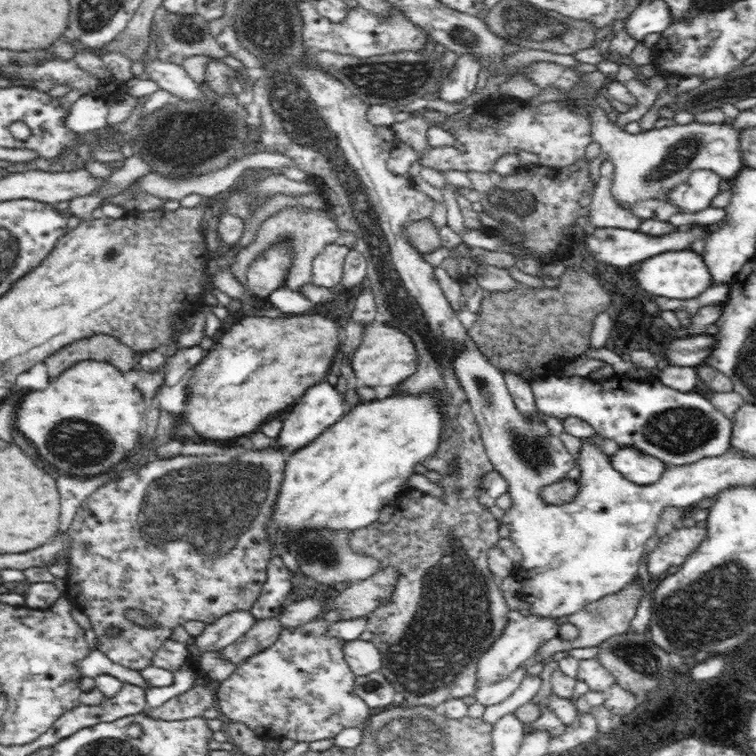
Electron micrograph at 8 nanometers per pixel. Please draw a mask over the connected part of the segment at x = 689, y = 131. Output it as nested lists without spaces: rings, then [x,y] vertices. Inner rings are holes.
[[[588,105],[587,112],[591,121],[593,147],[601,148],[607,153],[608,160],[614,164],[614,177],[612,184],[612,197],[616,202],[624,202],[629,208],[639,200],[656,199],[662,193],[676,188],[678,184],[685,184],[694,170],[711,170],[724,178],[734,177],[743,168],[743,160],[739,145],[739,130],[734,123],[724,120],[719,124],[704,124],[690,122],[688,124],[675,124],[661,129],[651,129],[638,134],[628,134],[620,129],[616,123],[610,122],[604,109],[598,105]]]

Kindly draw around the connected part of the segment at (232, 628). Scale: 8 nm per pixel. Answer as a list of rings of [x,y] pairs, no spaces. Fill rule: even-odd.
[[[235,610],[221,616],[215,623],[207,624],[199,636],[199,646],[204,651],[222,651],[236,642],[256,624],[249,610]]]

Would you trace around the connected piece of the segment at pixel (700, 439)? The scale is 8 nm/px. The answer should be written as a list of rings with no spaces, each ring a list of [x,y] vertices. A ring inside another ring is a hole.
[[[551,375],[531,383],[538,411],[544,417],[560,421],[567,417],[577,417],[592,426],[599,436],[608,441],[616,441],[621,448],[640,450],[656,458],[668,467],[691,465],[704,458],[723,457],[730,450],[732,438],[732,419],[717,410],[710,400],[694,391],[679,392],[668,388],[659,381],[644,384],[639,380],[617,380],[615,377],[599,382],[592,382],[587,377]]]

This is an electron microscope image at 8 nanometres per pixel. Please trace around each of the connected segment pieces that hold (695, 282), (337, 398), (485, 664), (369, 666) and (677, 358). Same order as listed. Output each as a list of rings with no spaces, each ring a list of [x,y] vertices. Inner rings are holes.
[[[692,250],[664,252],[660,256],[648,258],[636,270],[634,278],[639,286],[638,288],[658,297],[666,296],[666,298],[678,298],[678,300],[690,300],[690,298],[700,296],[714,281],[711,271],[708,270],[707,263],[704,262],[703,255]]]
[[[320,382],[320,386],[314,386],[308,390],[306,398],[302,398],[290,412],[286,412],[282,420],[282,430],[277,436],[277,449],[287,456],[304,449],[314,438],[318,438],[330,426],[341,420],[341,417],[348,412],[345,400],[342,400],[342,394],[336,392],[334,386],[328,382]]]
[[[533,615],[528,616],[513,616],[507,622],[504,632],[500,635],[500,638],[493,642],[488,652],[480,657],[479,661],[479,685],[485,685],[490,683],[497,683],[510,676],[516,671],[520,665],[534,656],[536,651],[546,641],[552,640],[559,636],[558,623],[556,623],[556,617],[540,617]]]
[[[362,639],[347,641],[346,660],[352,673],[357,677],[379,673],[383,668],[380,651],[372,641]]]
[[[707,333],[674,339],[663,345],[664,359],[668,364],[695,368],[706,360],[716,344],[716,337]]]

